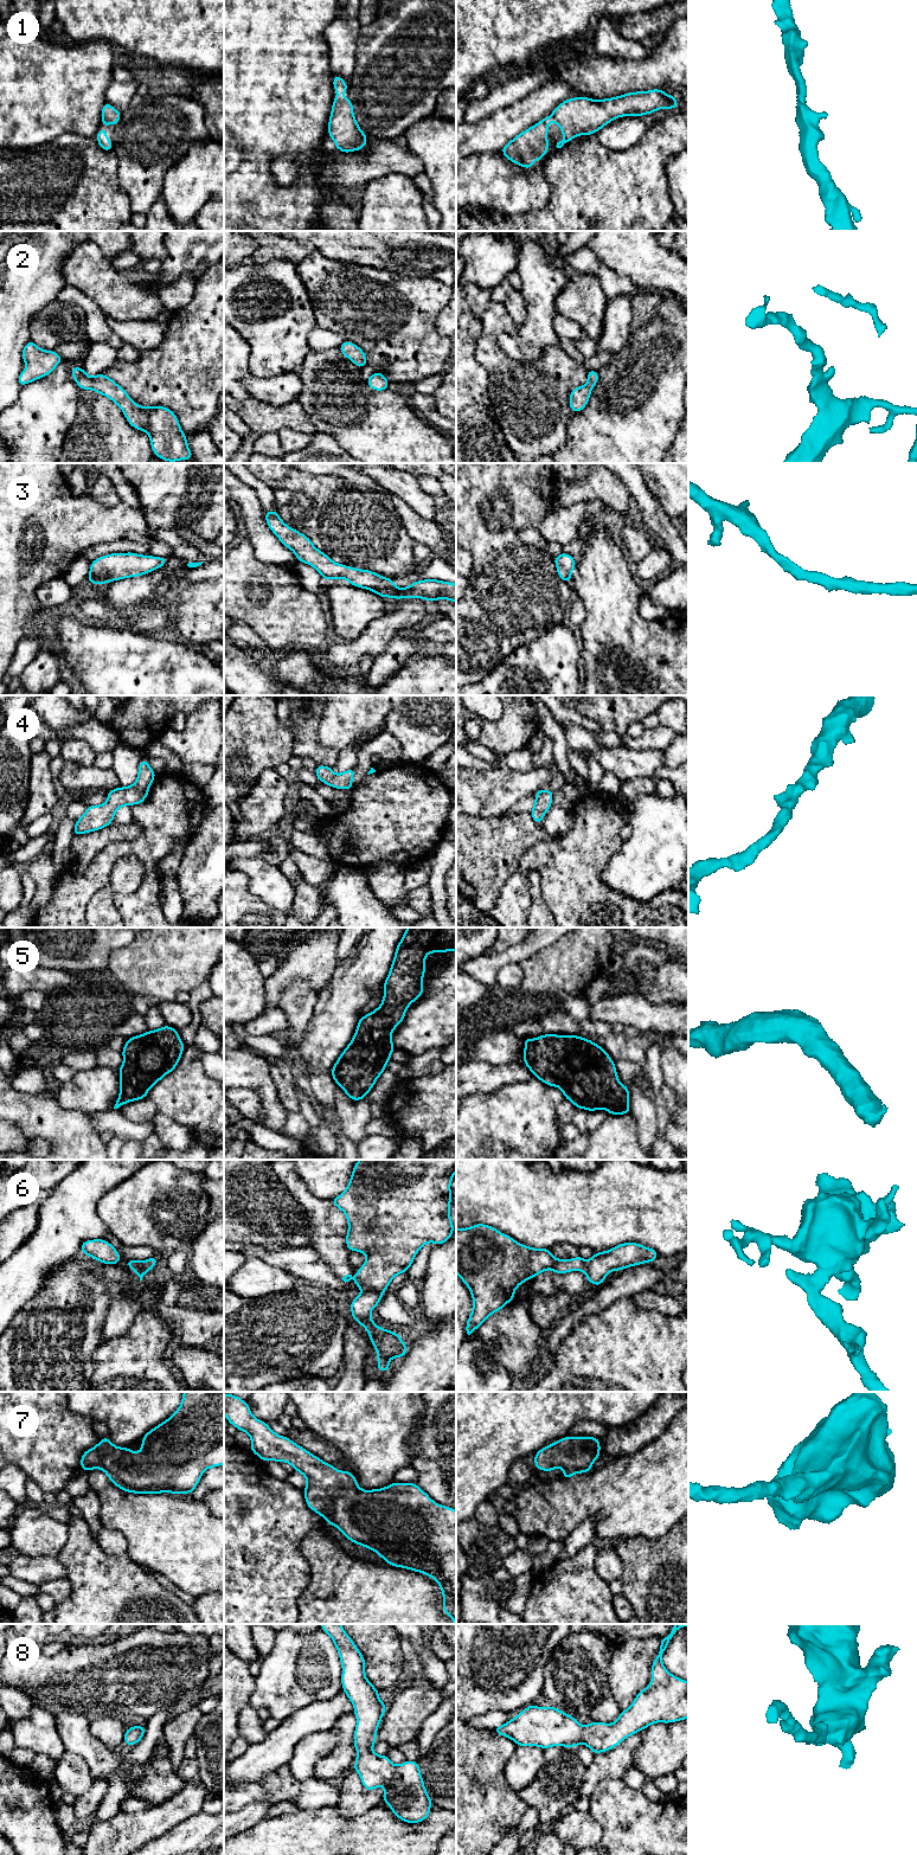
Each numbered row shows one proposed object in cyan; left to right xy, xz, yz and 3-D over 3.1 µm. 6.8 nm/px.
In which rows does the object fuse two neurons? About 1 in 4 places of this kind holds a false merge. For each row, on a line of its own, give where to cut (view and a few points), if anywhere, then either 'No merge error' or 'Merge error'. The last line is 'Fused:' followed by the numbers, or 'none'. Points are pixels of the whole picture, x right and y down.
1: No split. No merge error
2: No split. No merge error
3: No split. No merge error
4: No split. No merge error
5: No split. No merge error
6: Split along xz (363, 1290), (376, 1290), (382, 1294). Merge error
7: No split. No merge error
8: No split. No merge error
Fused: 6

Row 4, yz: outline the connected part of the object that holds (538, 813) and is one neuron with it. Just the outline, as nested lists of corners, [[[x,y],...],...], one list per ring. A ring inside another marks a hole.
[[[541,789],[536,792],[534,805],[532,811],[530,813],[536,823],[540,824],[544,815],[552,805],[552,797],[553,792],[550,789]]]

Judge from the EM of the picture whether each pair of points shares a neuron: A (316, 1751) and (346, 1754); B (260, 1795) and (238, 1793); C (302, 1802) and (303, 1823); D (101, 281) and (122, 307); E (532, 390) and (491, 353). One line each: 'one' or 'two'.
A: two
B: one
C: two
D: one
E: one

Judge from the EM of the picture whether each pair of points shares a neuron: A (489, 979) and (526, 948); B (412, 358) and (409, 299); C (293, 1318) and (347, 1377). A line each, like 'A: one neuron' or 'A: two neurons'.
A: one neuron
B: one neuron
C: two neurons

